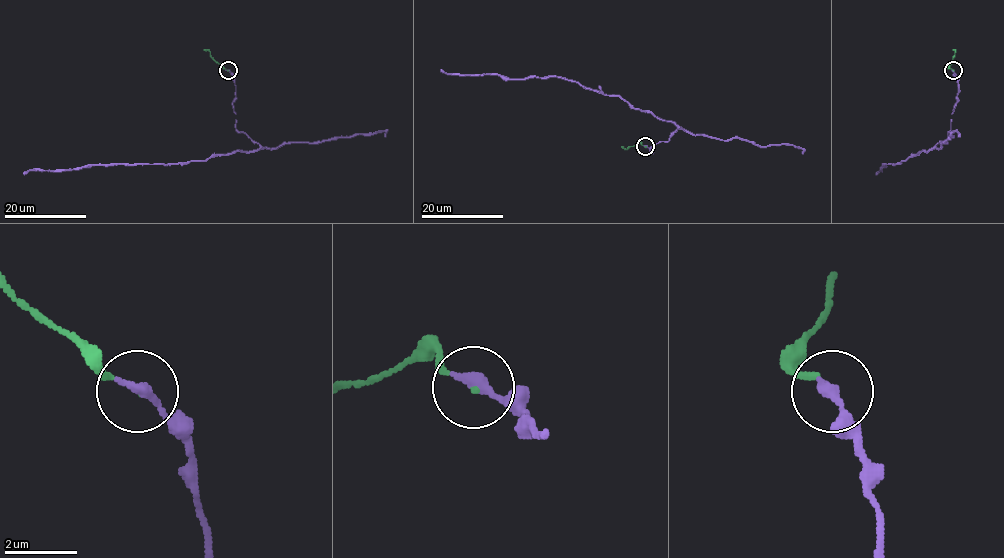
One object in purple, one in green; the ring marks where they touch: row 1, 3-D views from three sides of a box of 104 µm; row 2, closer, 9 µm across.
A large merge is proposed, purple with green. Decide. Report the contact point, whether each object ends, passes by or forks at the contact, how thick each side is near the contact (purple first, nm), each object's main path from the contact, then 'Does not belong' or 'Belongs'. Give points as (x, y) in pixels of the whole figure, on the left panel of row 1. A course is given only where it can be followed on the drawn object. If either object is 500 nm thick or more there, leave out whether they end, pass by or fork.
Place: (228, 70). At the ring purple ends. At the ring green ends. Thickness 340 nm (purple) against 70 nm. Course of purple: (227, 71), (236, 86), (236, 128), (260, 147), (256, 150), (168, 164), (85, 165), (29, 169), (23, 173). Course of green: (227, 71), (204, 49). Belongs

